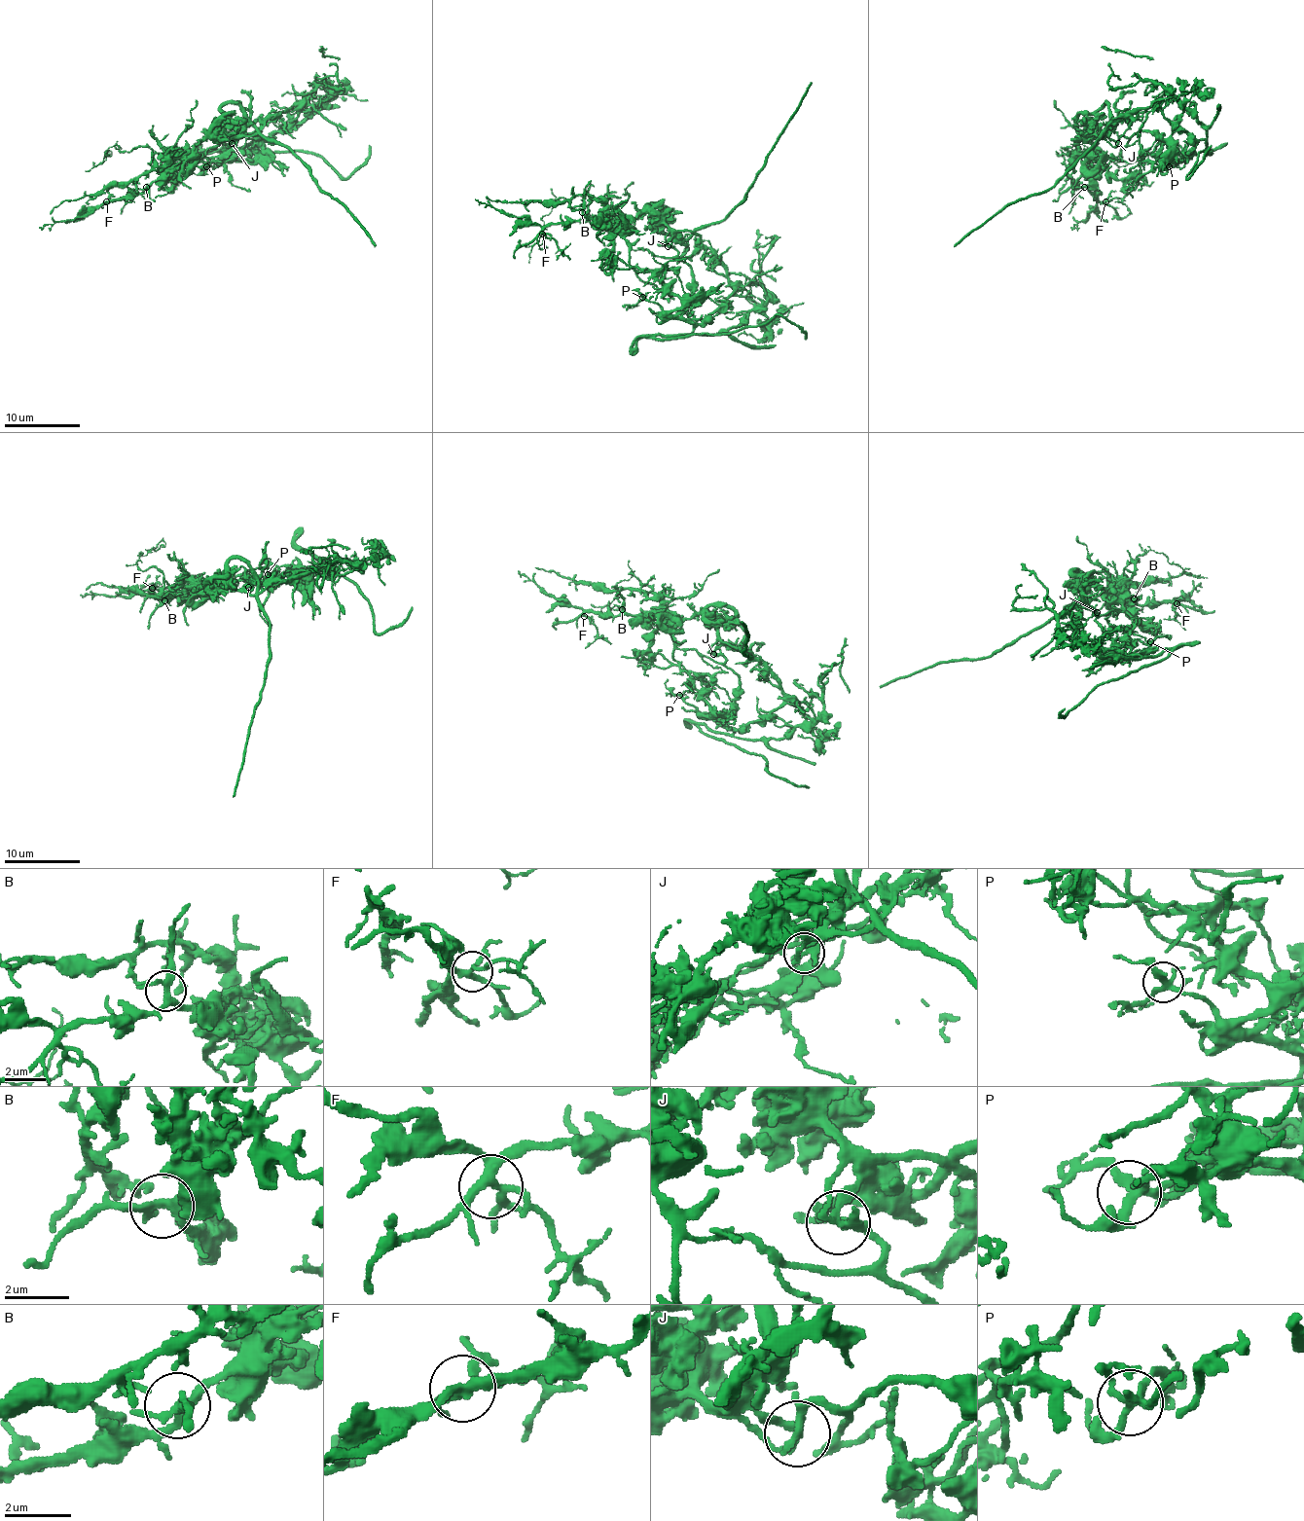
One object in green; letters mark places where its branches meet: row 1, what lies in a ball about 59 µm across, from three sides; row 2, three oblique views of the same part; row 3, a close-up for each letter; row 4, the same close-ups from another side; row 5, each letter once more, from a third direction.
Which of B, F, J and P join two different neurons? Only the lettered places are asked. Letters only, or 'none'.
J

